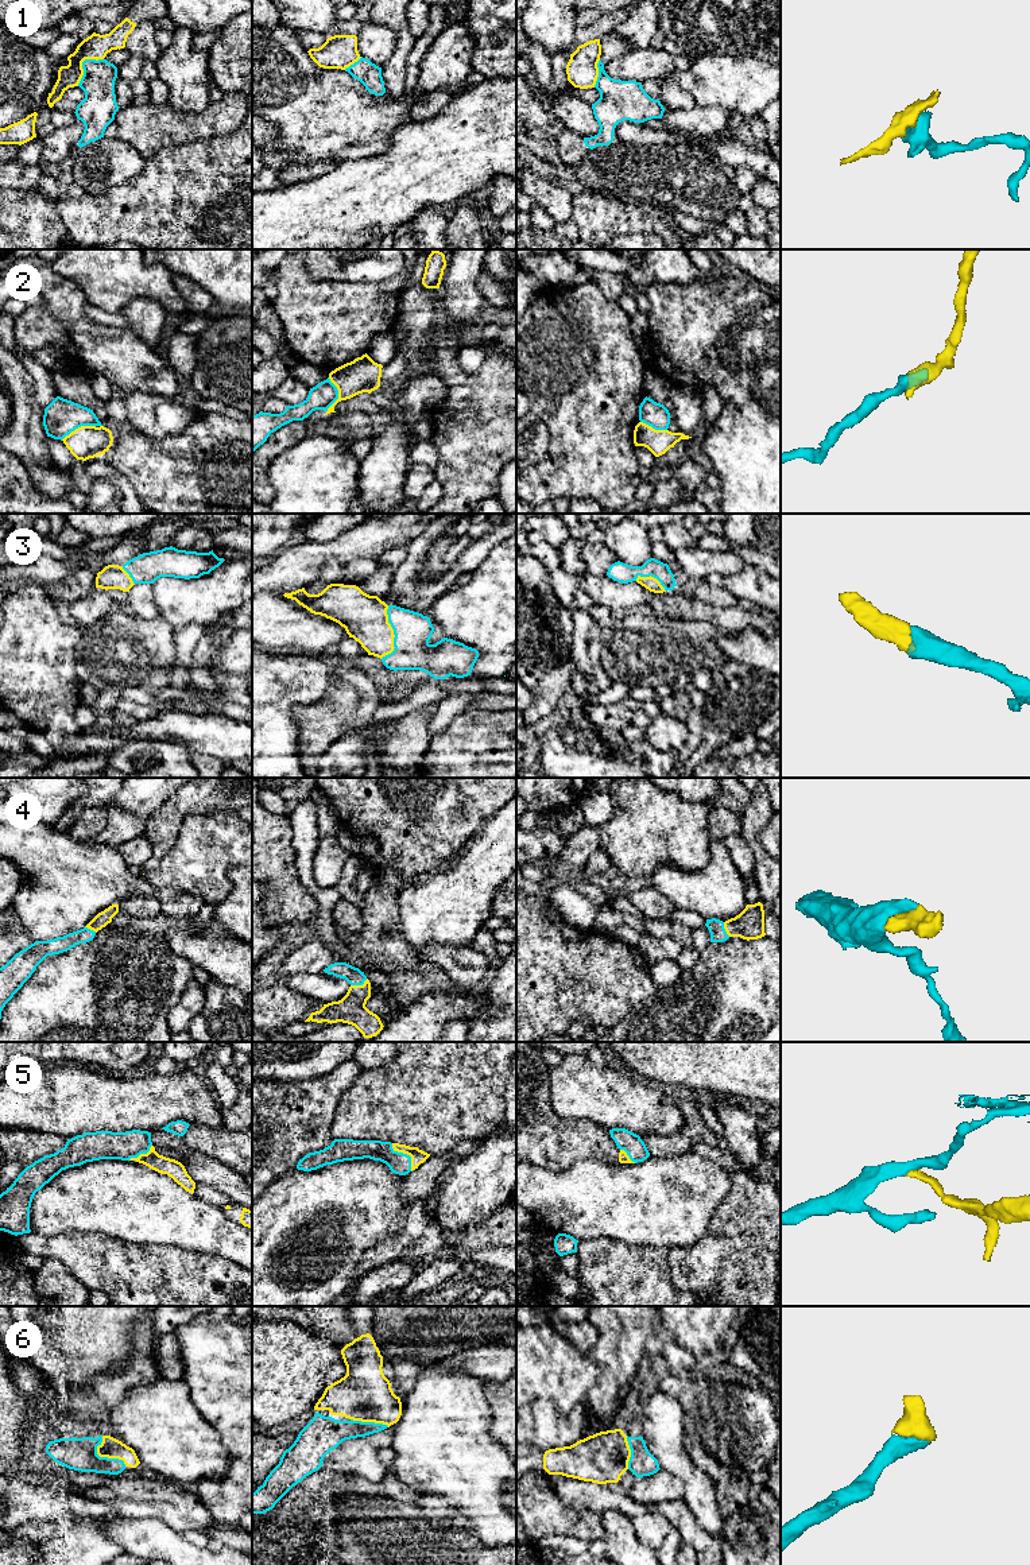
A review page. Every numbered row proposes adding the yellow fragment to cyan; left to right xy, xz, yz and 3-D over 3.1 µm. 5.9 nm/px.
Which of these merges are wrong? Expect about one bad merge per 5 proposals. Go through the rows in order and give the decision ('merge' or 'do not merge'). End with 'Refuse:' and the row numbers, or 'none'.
1: do not merge
2: do not merge
3: merge
4: merge
5: merge
6: merge
Refuse: 1, 2

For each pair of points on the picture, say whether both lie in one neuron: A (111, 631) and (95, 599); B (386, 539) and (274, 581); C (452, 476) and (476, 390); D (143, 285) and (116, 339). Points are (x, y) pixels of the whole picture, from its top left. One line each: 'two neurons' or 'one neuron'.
A: two neurons
B: one neuron
C: one neuron
D: two neurons

